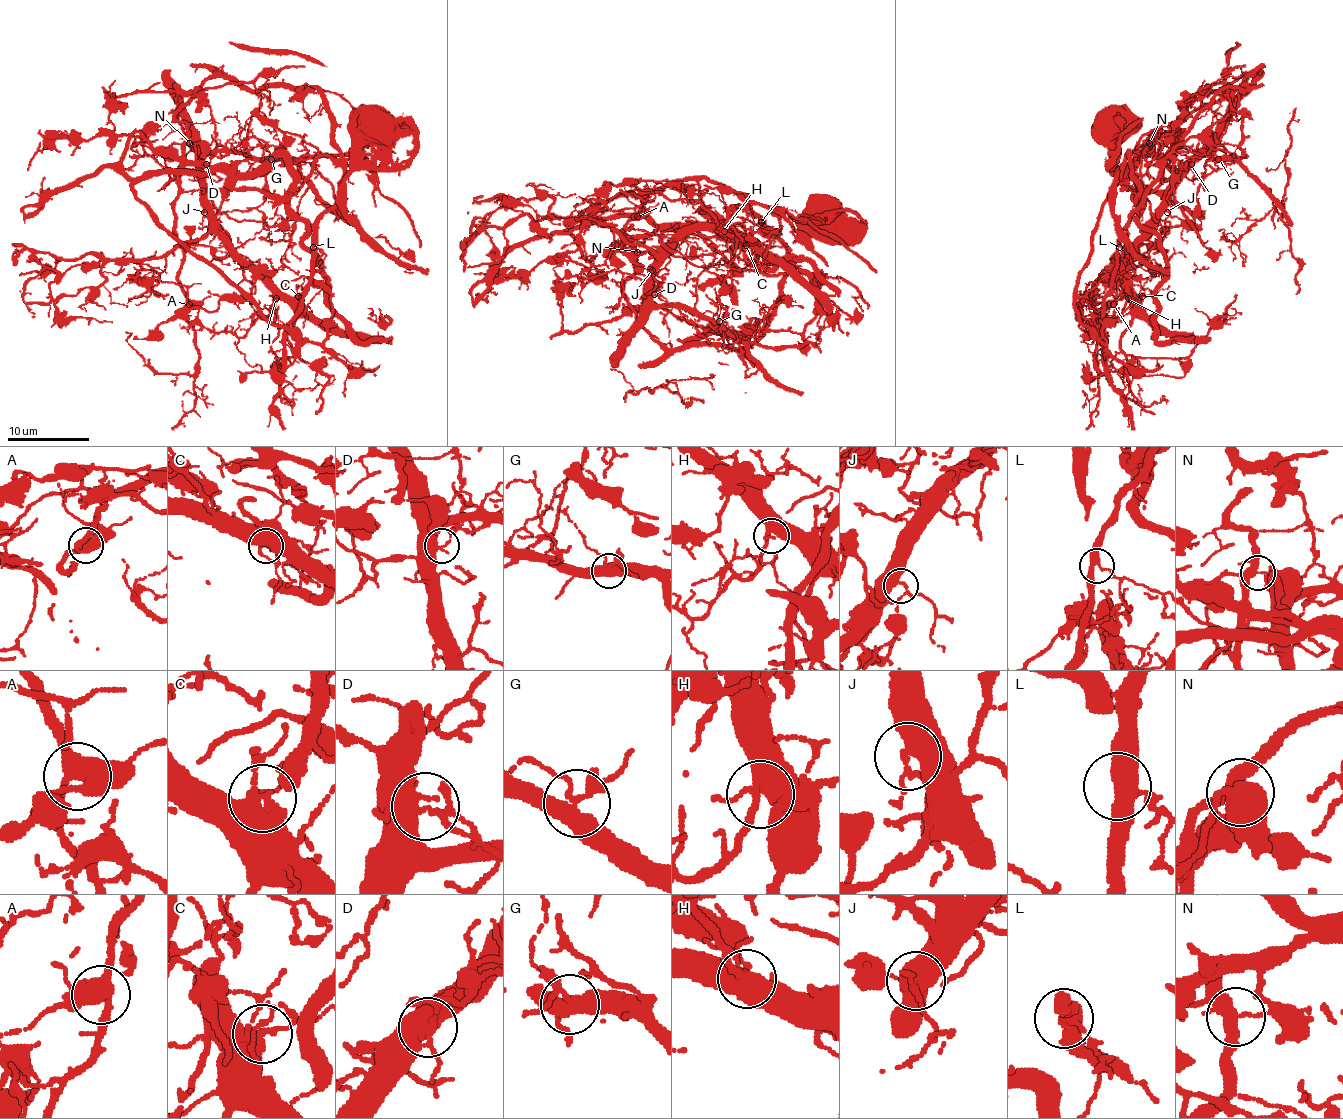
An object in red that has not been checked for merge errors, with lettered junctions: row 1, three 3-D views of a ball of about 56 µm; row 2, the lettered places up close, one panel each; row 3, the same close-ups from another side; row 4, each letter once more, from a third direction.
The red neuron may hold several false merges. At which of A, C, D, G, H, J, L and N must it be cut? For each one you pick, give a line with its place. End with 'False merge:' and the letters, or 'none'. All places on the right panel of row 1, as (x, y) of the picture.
D: Place: (1191, 164)
N: Place: (1149, 143)
False merge: D, N

